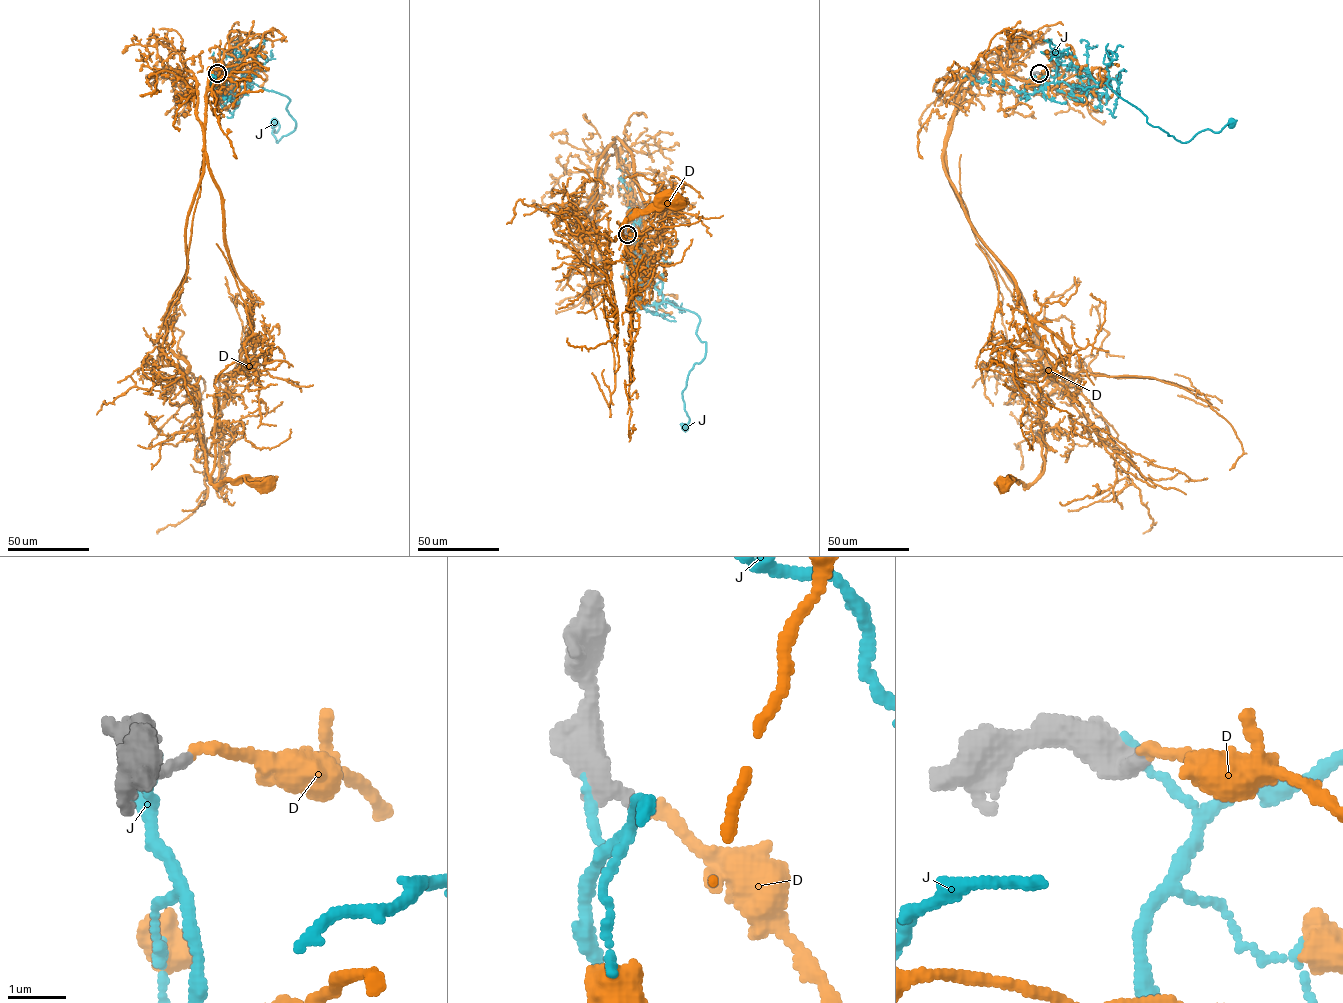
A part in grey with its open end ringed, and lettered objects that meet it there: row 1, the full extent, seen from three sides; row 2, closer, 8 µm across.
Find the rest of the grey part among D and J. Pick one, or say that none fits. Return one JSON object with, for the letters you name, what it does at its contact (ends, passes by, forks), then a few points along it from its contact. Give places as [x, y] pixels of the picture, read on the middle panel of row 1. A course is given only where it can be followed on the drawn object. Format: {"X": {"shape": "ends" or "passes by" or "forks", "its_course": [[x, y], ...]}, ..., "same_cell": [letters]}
{"D": {"shape": "ends", "its_course": [[627, 234], [635, 240], [632, 187], [613, 140], [576, 233], [598, 235], [604, 251], [628, 220], [675, 198]]}, "same_cell": ["D"]}

